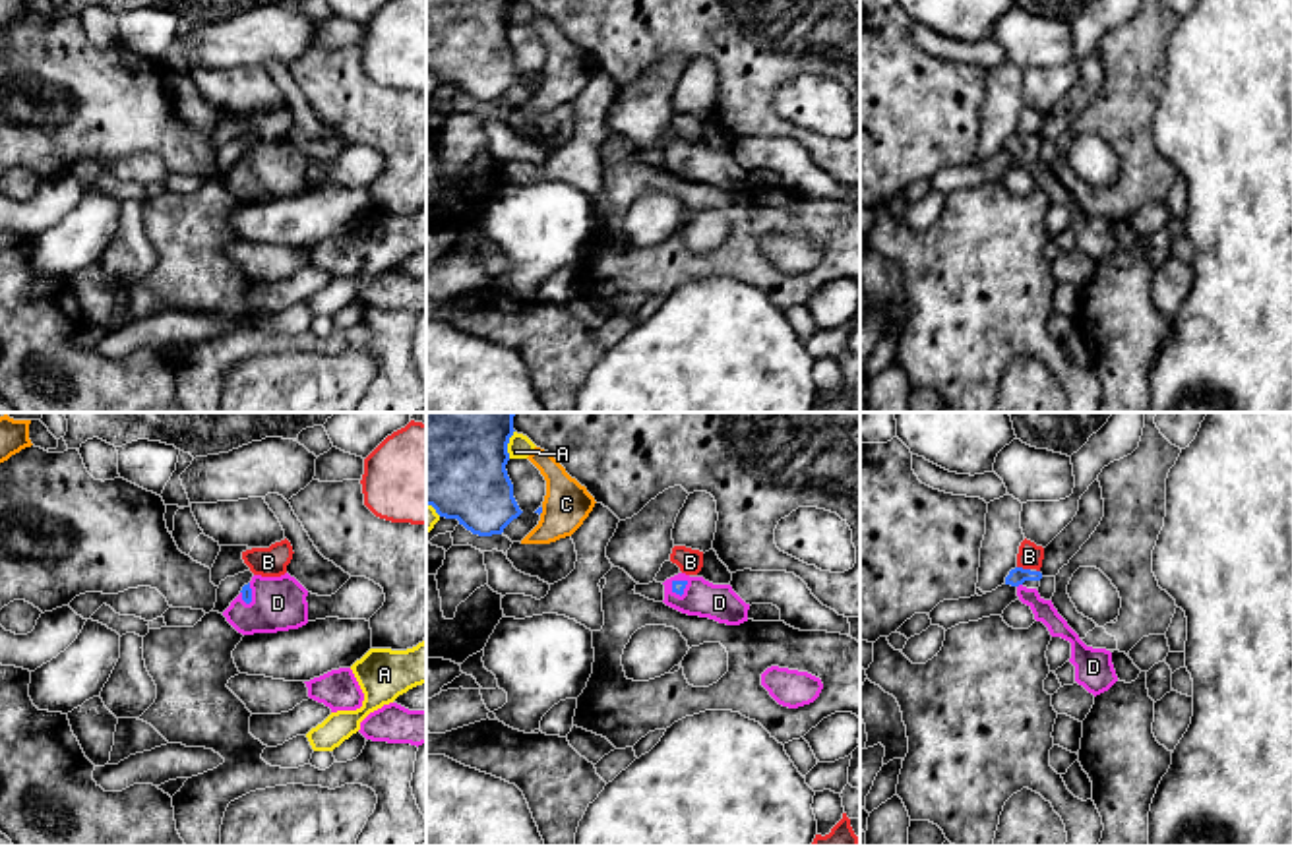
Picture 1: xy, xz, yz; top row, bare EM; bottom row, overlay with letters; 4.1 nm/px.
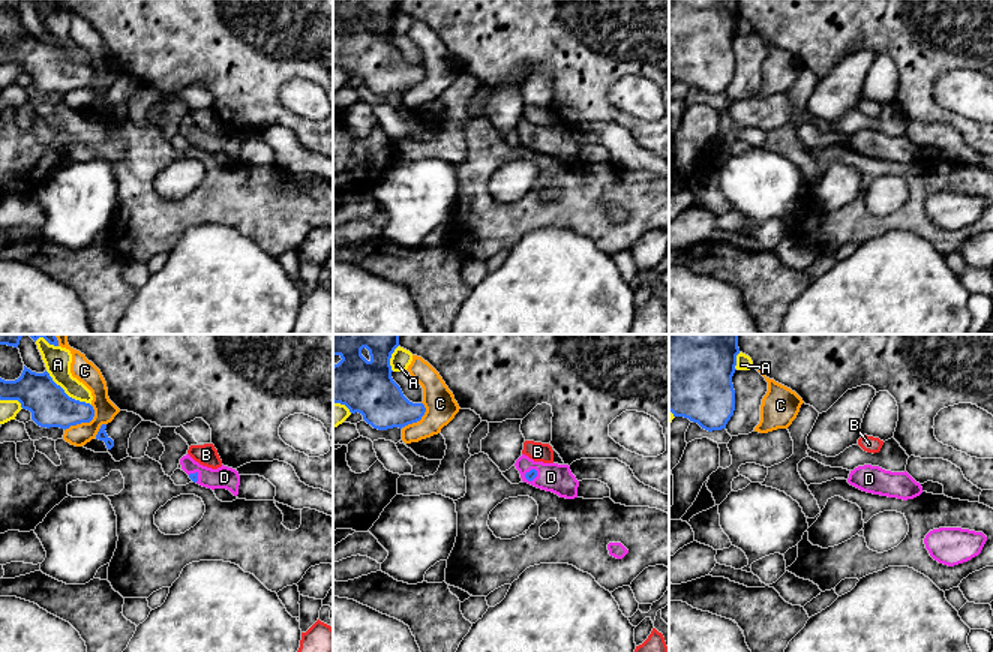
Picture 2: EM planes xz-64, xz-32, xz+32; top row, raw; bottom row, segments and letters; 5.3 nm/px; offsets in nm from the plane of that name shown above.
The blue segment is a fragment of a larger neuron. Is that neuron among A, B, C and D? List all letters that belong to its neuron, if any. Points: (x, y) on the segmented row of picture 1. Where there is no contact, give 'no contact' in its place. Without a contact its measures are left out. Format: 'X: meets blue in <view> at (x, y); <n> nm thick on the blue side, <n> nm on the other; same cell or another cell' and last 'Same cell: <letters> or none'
A: meets blue in xz at (508, 442); 500 nm thick on the blue side, 100 nm on the other; another cell
B: meets blue in yz at (1021, 568); 70 nm thick on the blue side, 100 nm on the other; another cell
C: meets blue in xz at (541, 512); 20 nm thick on the blue side, 190 nm on the other; another cell
D: meets blue in xz at (676, 581); 50 nm thick on the blue side, 150 nm on the other; same cell
Same cell: D

